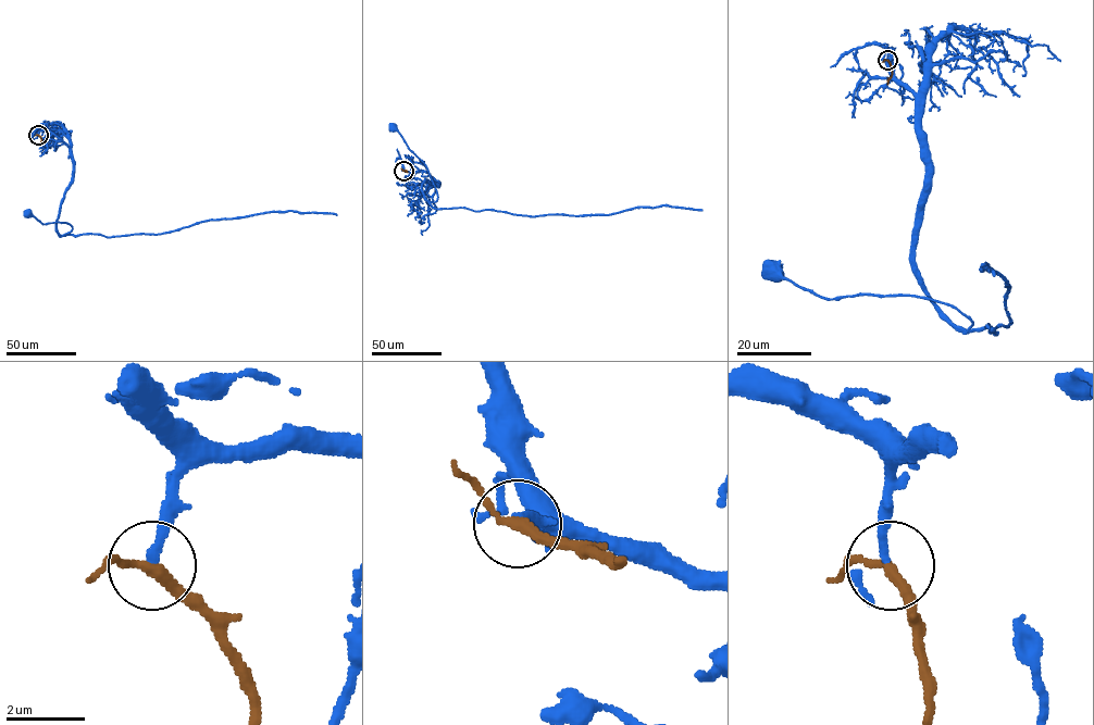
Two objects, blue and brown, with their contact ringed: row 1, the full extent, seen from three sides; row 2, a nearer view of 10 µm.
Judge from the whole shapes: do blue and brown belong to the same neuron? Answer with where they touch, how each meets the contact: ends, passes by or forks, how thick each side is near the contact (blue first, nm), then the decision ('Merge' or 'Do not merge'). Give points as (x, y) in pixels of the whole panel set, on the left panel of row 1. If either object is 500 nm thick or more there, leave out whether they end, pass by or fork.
Place: (38, 135). At the ring blue ends. At the ring brown passes by. Thickness 240 nm (blue) against 240 nm. Merge

